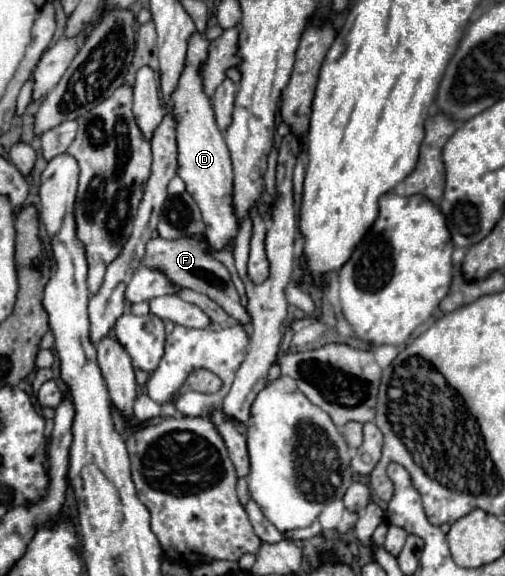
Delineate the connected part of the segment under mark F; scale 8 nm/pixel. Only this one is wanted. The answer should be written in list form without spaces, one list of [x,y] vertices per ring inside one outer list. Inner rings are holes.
[[[156,238],[156,240],[150,240],[148,246],[146,246],[144,264],[152,266],[152,268],[162,268],[162,272],[166,272],[166,276],[170,276],[170,280],[174,280],[182,288],[190,288],[190,290],[196,290],[200,294],[206,294],[216,304],[220,304],[234,320],[238,320],[242,324],[248,324],[250,316],[248,316],[246,308],[240,304],[240,296],[238,296],[238,292],[232,284],[232,278],[230,278],[228,270],[224,268],[224,264],[220,264],[210,254],[206,254],[206,250],[208,250],[208,242],[204,238],[202,240],[164,240],[164,238]]]

